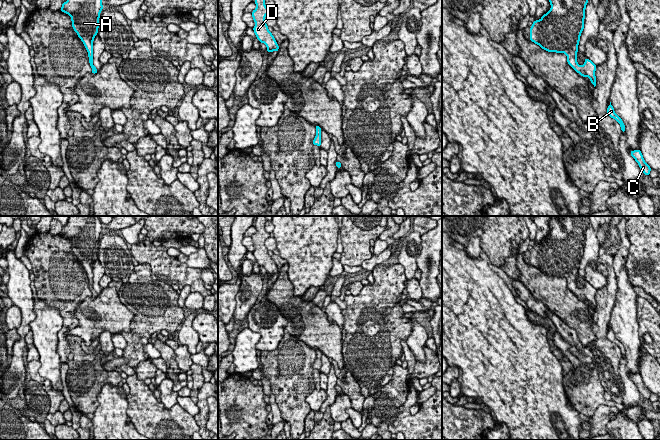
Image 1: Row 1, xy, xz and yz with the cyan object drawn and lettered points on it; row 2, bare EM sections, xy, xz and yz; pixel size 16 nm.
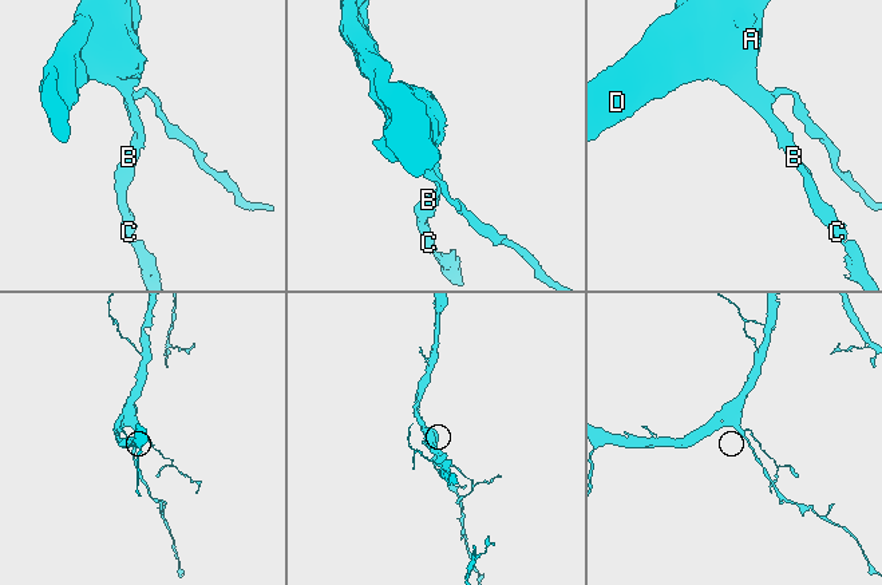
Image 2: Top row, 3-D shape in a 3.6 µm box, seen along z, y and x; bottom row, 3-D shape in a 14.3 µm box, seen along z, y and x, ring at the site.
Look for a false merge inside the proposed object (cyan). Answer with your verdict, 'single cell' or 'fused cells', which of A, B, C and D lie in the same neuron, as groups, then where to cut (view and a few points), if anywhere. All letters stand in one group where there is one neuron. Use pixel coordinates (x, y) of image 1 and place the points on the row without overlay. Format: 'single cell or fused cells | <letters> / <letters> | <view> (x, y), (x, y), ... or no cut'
single cell | A B C D | no cut

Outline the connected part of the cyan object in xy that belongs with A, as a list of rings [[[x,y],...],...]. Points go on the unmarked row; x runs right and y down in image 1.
[[[69,216],[61,235],[71,241],[73,254],[83,266],[89,281],[92,298],[98,294],[93,289],[93,265],[98,258],[100,237],[103,233],[98,216]]]

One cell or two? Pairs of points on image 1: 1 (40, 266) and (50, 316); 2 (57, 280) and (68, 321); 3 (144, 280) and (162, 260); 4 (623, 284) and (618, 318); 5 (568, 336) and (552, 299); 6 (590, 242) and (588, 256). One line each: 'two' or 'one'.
1: two
2: one
3: two
4: one
5: two
6: one

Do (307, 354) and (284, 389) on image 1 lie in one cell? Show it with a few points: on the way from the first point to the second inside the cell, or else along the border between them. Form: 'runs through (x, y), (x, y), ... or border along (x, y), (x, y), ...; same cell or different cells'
runs through (302, 363), (291, 375), (291, 380); same cell

